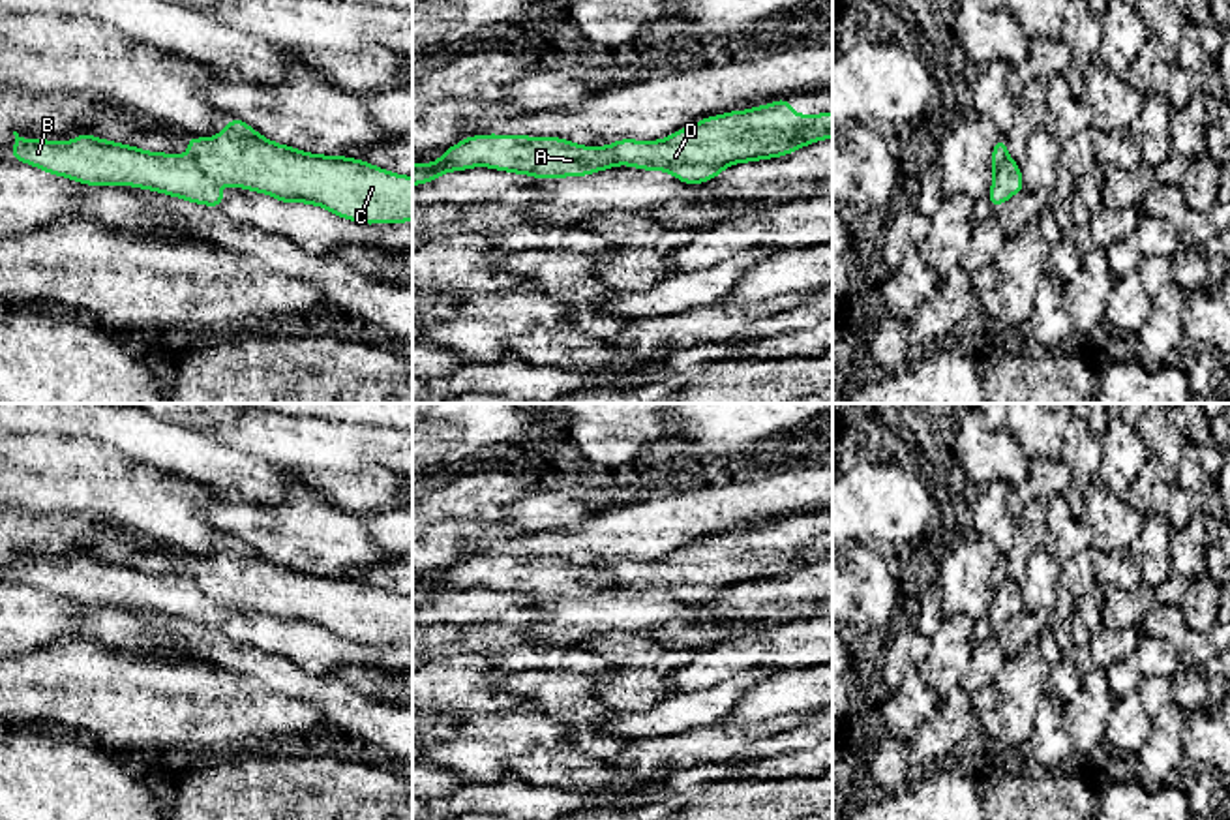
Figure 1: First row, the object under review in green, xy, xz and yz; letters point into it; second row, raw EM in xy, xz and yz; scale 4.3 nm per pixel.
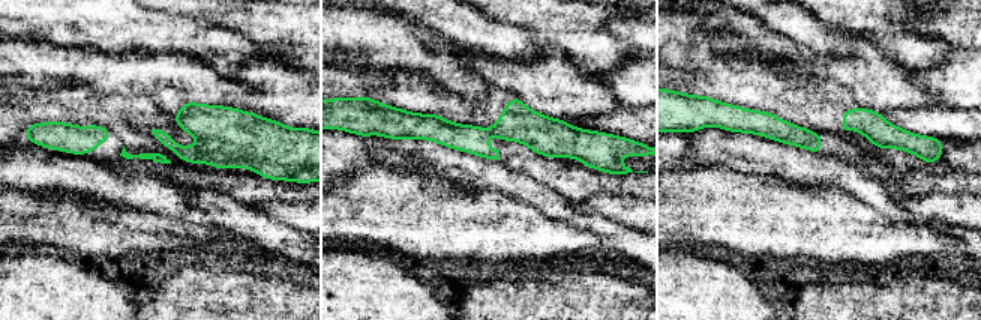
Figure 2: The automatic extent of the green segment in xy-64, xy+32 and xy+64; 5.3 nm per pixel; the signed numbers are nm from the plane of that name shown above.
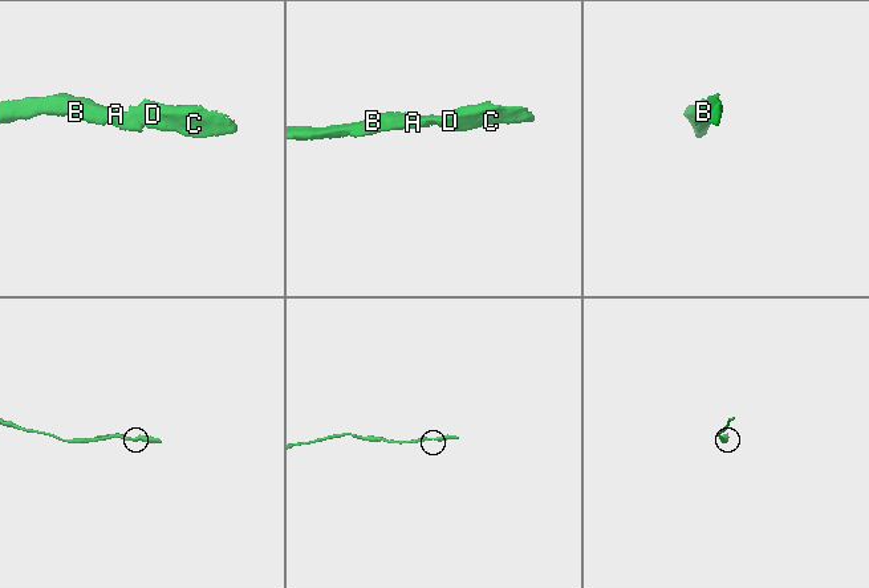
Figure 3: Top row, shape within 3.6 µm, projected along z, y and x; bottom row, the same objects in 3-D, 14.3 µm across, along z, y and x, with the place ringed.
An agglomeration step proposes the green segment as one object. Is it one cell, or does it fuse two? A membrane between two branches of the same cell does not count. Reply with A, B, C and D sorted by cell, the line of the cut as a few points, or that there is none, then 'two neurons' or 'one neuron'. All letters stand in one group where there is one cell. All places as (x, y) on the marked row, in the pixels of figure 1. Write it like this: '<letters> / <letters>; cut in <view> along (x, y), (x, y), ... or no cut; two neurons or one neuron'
A B / C D; cut in xy along (186, 156), (212, 181); two neurons

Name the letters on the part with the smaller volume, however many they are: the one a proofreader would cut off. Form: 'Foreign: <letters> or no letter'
Foreign: C, D

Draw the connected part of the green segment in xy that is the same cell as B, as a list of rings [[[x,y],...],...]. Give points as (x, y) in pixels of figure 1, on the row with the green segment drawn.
[[[88,133],[68,143],[13,135],[11,158],[54,176],[86,186],[135,186],[216,208],[225,201],[219,186],[188,156],[148,152]]]

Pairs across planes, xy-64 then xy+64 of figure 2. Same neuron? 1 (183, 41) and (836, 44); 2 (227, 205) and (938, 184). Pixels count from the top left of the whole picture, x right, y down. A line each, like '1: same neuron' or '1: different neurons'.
1: same neuron
2: different neurons

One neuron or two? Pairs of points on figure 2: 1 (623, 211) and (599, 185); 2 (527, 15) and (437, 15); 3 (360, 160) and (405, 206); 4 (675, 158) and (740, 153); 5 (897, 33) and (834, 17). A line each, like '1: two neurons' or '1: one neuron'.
1: two neurons
2: two neurons
3: two neurons
4: two neurons
5: one neuron

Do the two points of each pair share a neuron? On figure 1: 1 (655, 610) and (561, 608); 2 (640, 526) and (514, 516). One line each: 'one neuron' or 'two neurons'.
1: one neuron
2: two neurons

